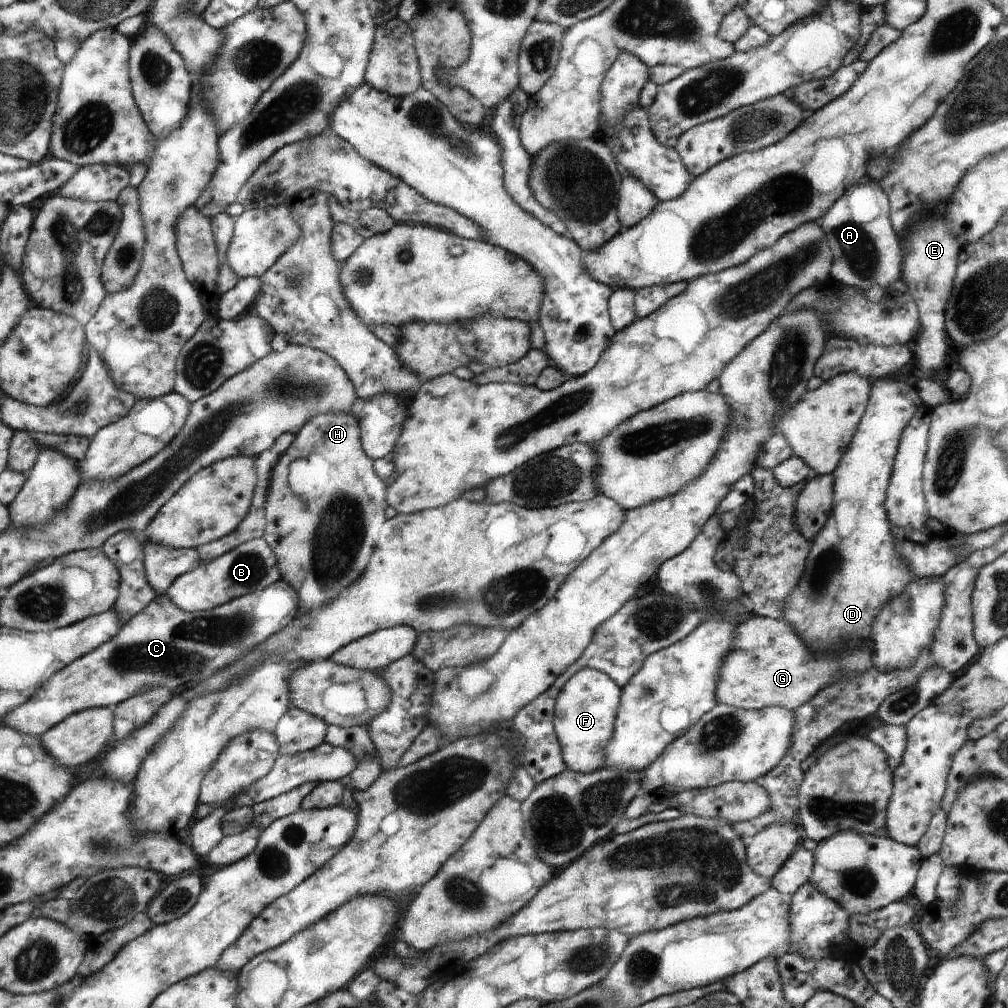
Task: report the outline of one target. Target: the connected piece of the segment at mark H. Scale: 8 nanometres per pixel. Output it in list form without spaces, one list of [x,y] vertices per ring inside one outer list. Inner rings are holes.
[[[319,413],[314,415],[300,429],[293,439],[290,447],[278,466],[272,472],[270,490],[266,500],[266,518],[264,541],[272,546],[277,558],[277,566],[281,572],[282,580],[285,580],[298,591],[301,605],[299,615],[307,613],[311,609],[318,609],[326,603],[338,597],[339,592],[347,588],[354,580],[357,580],[366,564],[369,563],[373,553],[374,542],[380,538],[380,531],[386,523],[386,508],[388,502],[385,500],[387,486],[377,476],[373,468],[373,461],[366,456],[361,448],[360,422],[356,416],[351,414]],[[318,454],[320,460],[328,464],[328,480],[324,485],[324,492],[316,499],[299,498],[290,487],[288,476],[289,466],[292,460],[298,458],[310,458]]]

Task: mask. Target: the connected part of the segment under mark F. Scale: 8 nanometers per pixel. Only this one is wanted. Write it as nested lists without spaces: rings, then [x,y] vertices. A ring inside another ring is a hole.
[[[589,667],[582,668],[563,685],[556,698],[553,726],[569,769],[592,773],[604,767],[605,747],[613,739],[621,695],[621,687],[612,677]]]

